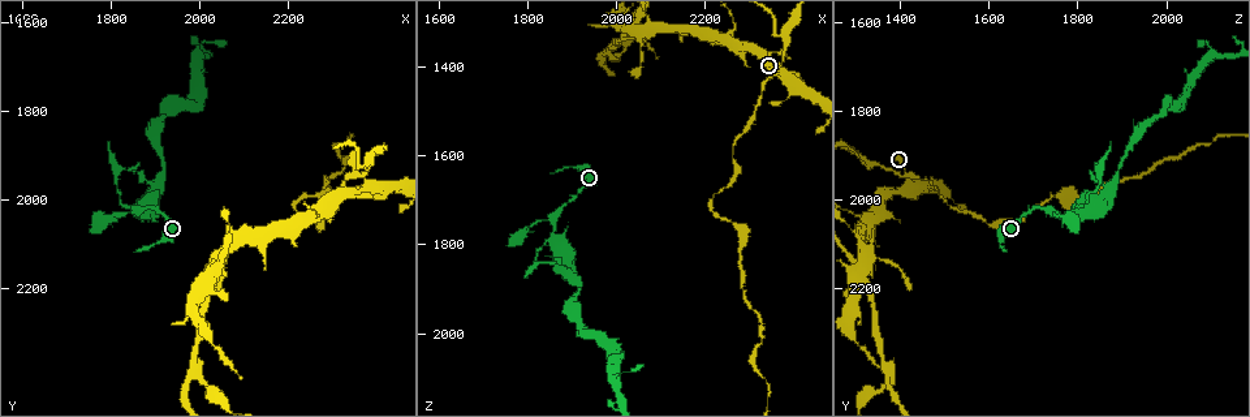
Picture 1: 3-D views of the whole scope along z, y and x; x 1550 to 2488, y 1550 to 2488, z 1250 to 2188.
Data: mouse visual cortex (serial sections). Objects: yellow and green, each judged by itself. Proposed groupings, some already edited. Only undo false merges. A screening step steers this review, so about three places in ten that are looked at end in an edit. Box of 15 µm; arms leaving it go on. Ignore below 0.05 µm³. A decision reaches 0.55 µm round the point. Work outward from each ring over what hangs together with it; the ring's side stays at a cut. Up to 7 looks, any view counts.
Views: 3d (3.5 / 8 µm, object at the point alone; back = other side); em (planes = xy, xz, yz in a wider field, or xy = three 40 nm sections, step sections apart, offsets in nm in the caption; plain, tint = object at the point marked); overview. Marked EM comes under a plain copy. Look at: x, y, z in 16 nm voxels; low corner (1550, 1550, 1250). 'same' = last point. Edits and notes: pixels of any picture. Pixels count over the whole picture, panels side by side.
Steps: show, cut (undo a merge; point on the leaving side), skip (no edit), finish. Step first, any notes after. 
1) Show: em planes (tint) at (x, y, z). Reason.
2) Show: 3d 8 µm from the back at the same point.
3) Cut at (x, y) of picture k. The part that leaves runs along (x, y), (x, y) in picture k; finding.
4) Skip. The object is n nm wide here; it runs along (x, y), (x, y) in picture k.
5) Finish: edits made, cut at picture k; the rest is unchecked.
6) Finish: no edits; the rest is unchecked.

Show: 3d 3.5 µm at (2245, 2045, 1335). Side arm on a straight run.

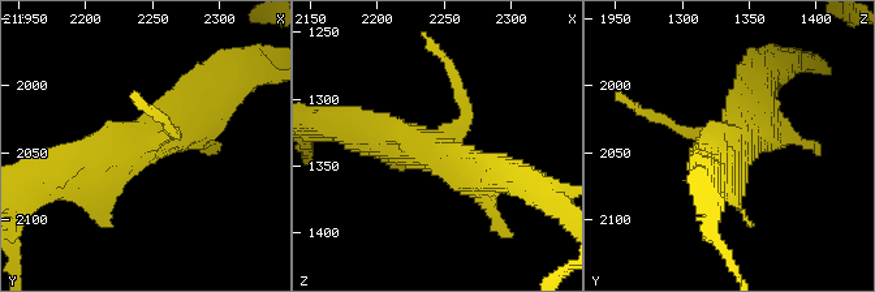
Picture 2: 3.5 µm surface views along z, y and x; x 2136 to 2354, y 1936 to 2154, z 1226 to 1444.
Show: em planes (tint) at (2242, 2040, 1334). Need the tissue.

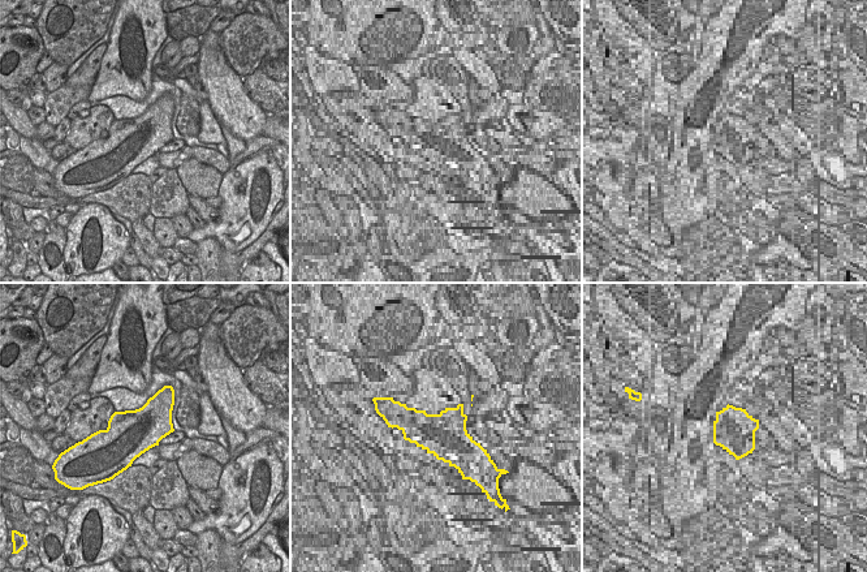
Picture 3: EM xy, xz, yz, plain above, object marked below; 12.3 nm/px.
Skip. 3 arms meet here; it runs along (208, 91), (168, 132), (65, 171) in picture 2; one cell here.

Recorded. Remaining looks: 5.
Show: 3d 3.5 µm at (1870, 2025, 1805). Arms part here.

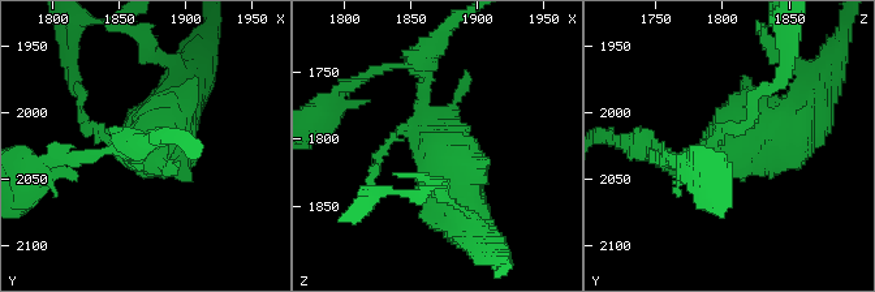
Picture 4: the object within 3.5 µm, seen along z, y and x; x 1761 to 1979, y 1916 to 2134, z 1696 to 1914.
Show: em xy step 5 (tint) at (1870, 2028, 1802).

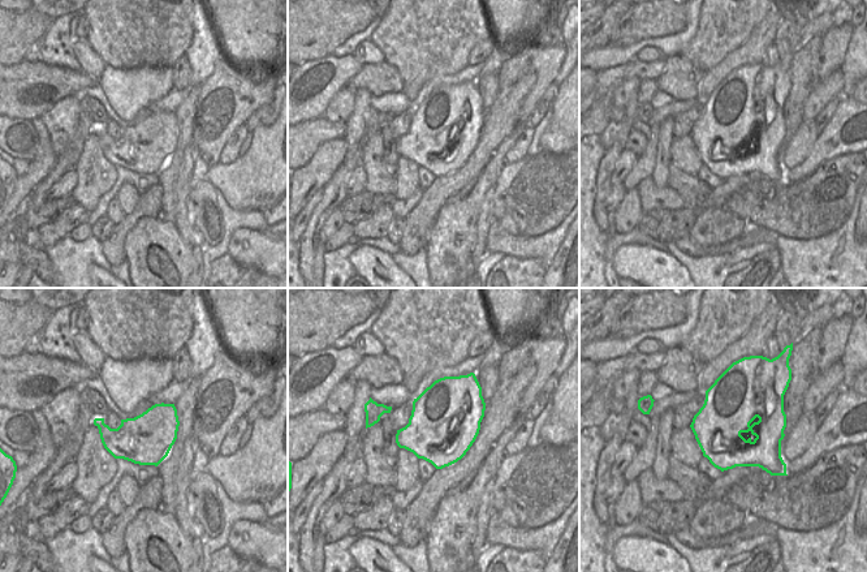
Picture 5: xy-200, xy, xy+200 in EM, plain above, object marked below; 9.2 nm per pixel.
Cut at (81, 98) of picture 4. The part that leaves runs along (104, 134), (85, 127), (69, 54) in picture 4; two cells meet here.

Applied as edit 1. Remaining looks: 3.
Show: 3d 8 µm at (2025, 2175, 1310). Looks like a crossing.

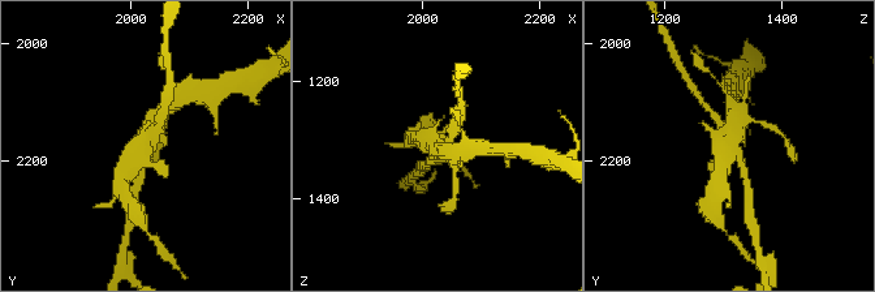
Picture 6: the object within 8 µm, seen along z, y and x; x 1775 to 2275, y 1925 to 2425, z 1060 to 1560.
Show: 3d 3.5 µm at (2025, 2170, 1315). Zoom in.

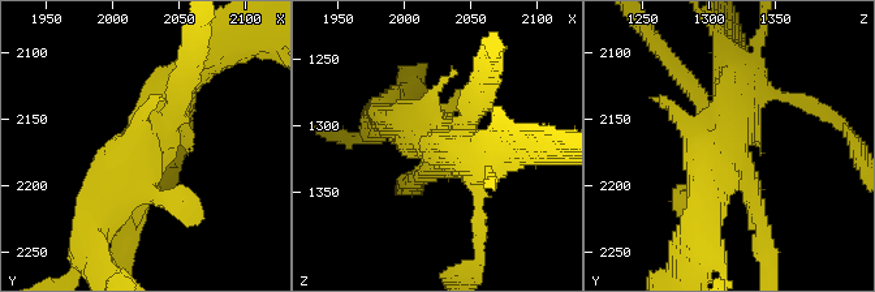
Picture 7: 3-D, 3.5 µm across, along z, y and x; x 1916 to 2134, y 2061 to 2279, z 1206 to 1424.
Show: em xy step 5 (tint) at (2026, 2172, 1316). Need the tissue.

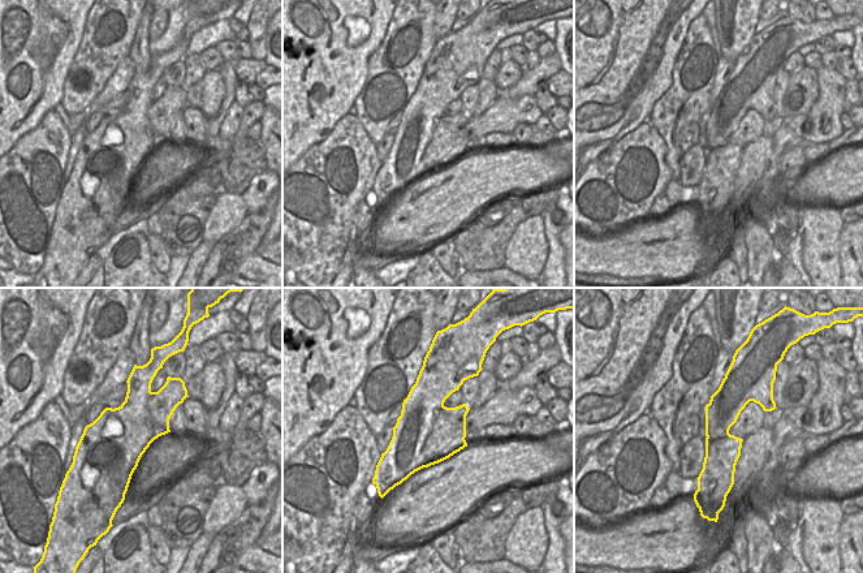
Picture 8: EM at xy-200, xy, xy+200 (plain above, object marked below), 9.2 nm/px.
Cut at (136, 226) of picture 7. The object is 600 nm wide here; two cells meet here.

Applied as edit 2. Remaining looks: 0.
Finish: edits made, cut at picture 4, cut at picture 7; the rest is unchecked.

